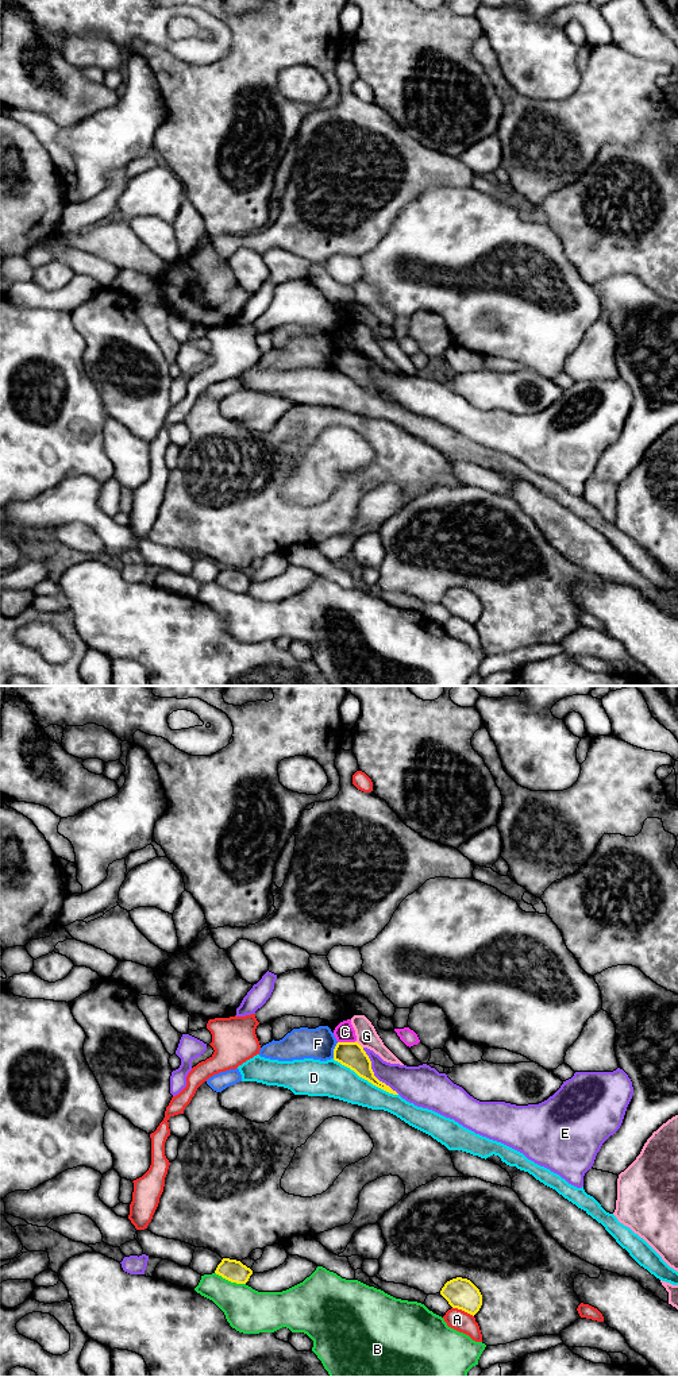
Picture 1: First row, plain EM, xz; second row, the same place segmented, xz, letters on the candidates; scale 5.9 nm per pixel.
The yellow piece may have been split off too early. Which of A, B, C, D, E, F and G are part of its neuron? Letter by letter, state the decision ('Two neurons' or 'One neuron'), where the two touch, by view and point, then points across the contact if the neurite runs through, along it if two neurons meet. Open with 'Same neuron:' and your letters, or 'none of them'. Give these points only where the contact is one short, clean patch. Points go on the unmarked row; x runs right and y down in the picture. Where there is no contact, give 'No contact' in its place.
Same neuron: none of them
A: Two neurons. Touches yellow at xz (463, 618)
B: Two neurons. Touches yellow at xz (230, 589)
C: Two neurons. Touches yellow at xz (346, 351). Boundary: xz (338, 350), (354, 351)
D: Two neurons. Touches yellow at xz (365, 388)
E: Two neurons. Touches yellow at xz (373, 382)
F: Two neurons. Touches yellow at xz (334, 359). Boundary: xz (338, 351), (332, 366)
G: Two neurons. Touches yellow at xz (359, 354)

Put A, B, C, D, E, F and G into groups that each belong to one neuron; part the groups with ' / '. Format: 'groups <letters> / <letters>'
groups A C / B / D / E / F / G

